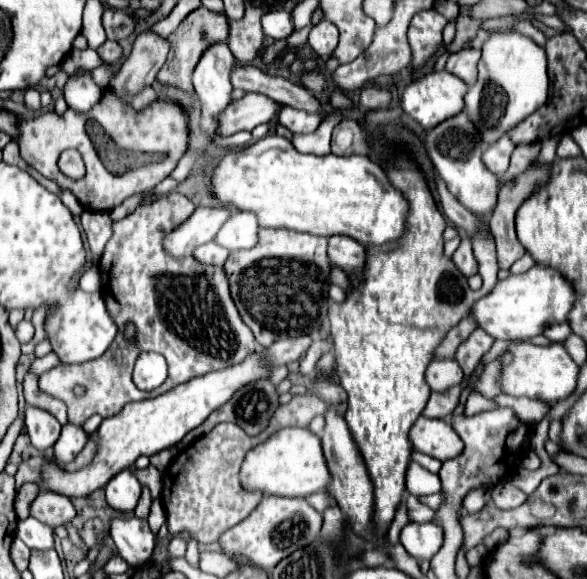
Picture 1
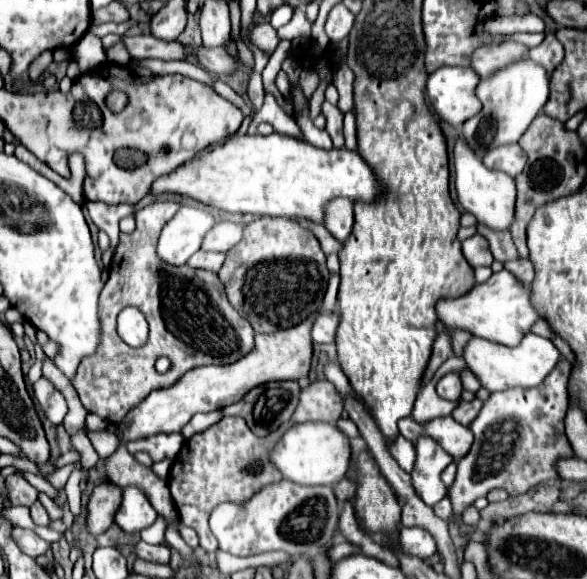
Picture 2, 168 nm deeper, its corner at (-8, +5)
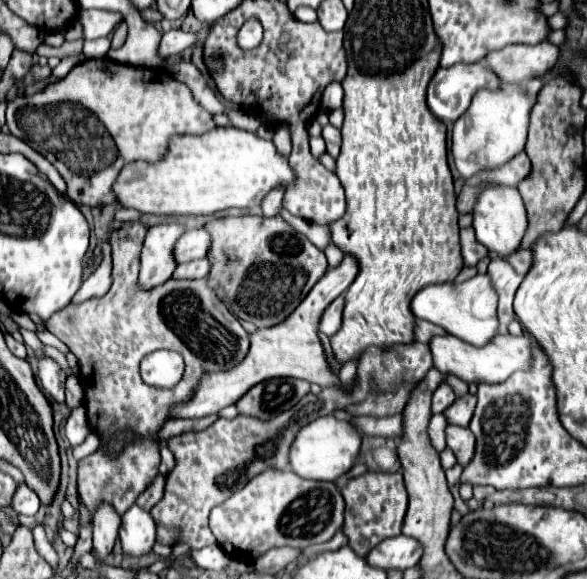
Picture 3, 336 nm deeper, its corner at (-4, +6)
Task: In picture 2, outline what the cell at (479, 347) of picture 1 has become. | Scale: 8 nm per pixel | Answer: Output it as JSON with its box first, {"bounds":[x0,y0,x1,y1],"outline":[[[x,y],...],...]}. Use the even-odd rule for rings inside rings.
{"bounds":[452,329,474,357],"outline":[[[464,329],[454,331],[454,335],[452,335],[452,347],[454,347],[454,355],[456,355],[456,357],[462,357],[464,347],[466,347],[468,339],[472,339],[472,337],[474,337],[474,335],[472,335],[472,333],[466,333]]]}

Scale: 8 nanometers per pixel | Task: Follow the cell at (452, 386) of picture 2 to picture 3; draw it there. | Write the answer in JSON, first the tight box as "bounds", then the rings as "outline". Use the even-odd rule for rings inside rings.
{"bounds":[432,384,456,414],"outline":[[[442,384],[442,386],[434,392],[434,396],[432,396],[432,412],[434,412],[434,414],[444,412],[448,406],[452,406],[454,400],[456,400],[456,396],[454,396],[452,388],[446,386],[446,384]]]}

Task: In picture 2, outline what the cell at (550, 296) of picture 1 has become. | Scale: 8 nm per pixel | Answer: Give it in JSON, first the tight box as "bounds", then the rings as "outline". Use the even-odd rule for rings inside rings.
{"bounds":[436,269,542,345],"outline":[[[502,269],[500,273],[494,273],[486,283],[476,285],[470,293],[458,297],[458,299],[442,299],[436,305],[436,313],[440,315],[440,321],[456,327],[466,329],[474,333],[476,337],[490,339],[502,345],[516,345],[520,343],[522,335],[526,335],[532,325],[542,319],[542,315],[532,307],[532,291],[530,287],[524,287],[510,271]]]}

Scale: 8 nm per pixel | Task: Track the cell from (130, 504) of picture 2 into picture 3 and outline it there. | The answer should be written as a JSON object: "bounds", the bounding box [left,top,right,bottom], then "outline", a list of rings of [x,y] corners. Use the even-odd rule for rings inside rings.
{"bounds":[120,504,156,556],"outline":[[[136,504],[128,508],[120,524],[120,542],[124,554],[128,556],[148,554],[156,542],[156,524],[150,512],[142,510]]]}

